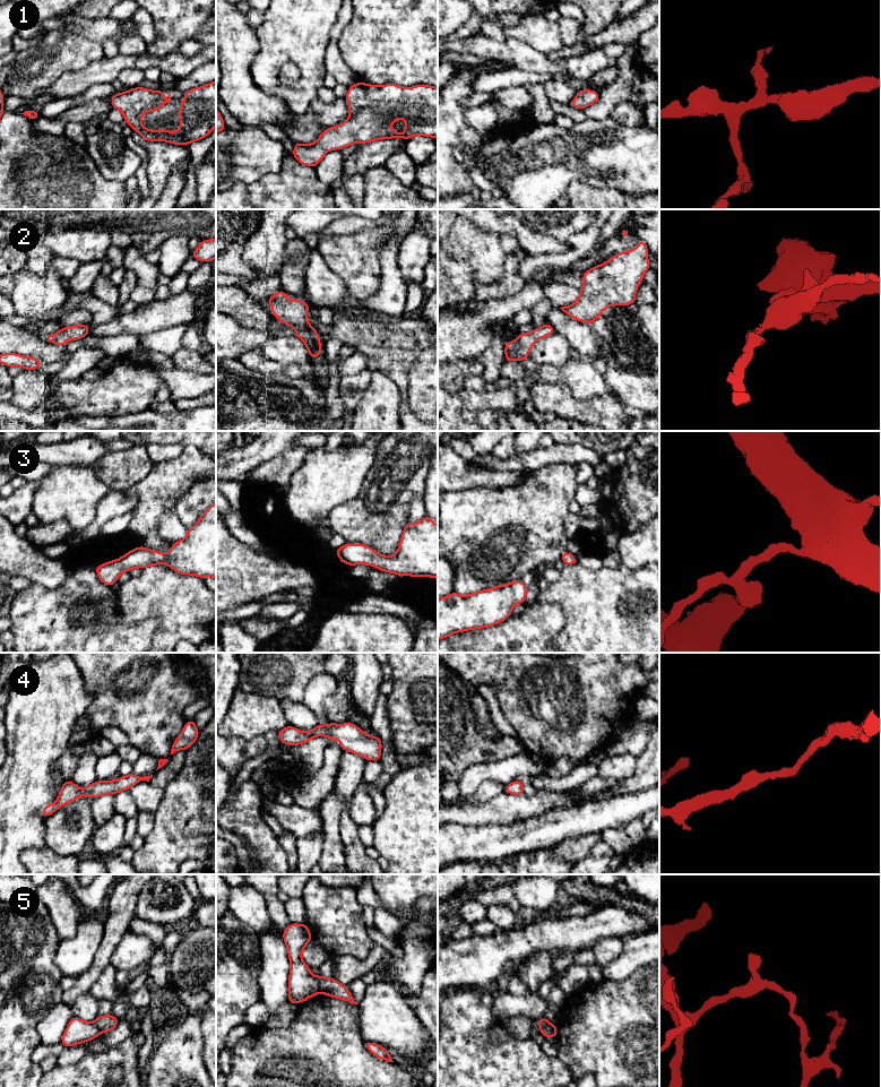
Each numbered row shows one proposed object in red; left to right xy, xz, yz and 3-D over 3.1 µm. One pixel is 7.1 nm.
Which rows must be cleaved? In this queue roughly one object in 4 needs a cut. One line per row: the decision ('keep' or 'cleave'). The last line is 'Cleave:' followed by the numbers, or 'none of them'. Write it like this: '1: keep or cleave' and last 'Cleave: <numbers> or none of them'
1: keep
2: keep
3: keep
4: keep
5: cleave
Cleave: 5

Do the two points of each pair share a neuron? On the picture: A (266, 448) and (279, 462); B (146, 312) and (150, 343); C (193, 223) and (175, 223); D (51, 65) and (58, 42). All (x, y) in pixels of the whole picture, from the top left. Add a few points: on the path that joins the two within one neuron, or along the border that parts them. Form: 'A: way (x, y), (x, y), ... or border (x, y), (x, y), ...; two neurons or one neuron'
A: border (291, 449), (276, 454), (252, 469); two neurons
B: border (174, 325), (146, 334), (139, 338); two neurons
C: way (189, 223), (180, 223); one neuron
D: way (51, 59), (58, 51), (58, 48); one neuron

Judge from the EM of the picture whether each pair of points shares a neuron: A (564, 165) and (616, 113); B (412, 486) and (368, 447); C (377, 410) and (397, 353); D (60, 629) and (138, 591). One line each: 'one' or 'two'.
A: two
B: two
C: two
D: two

